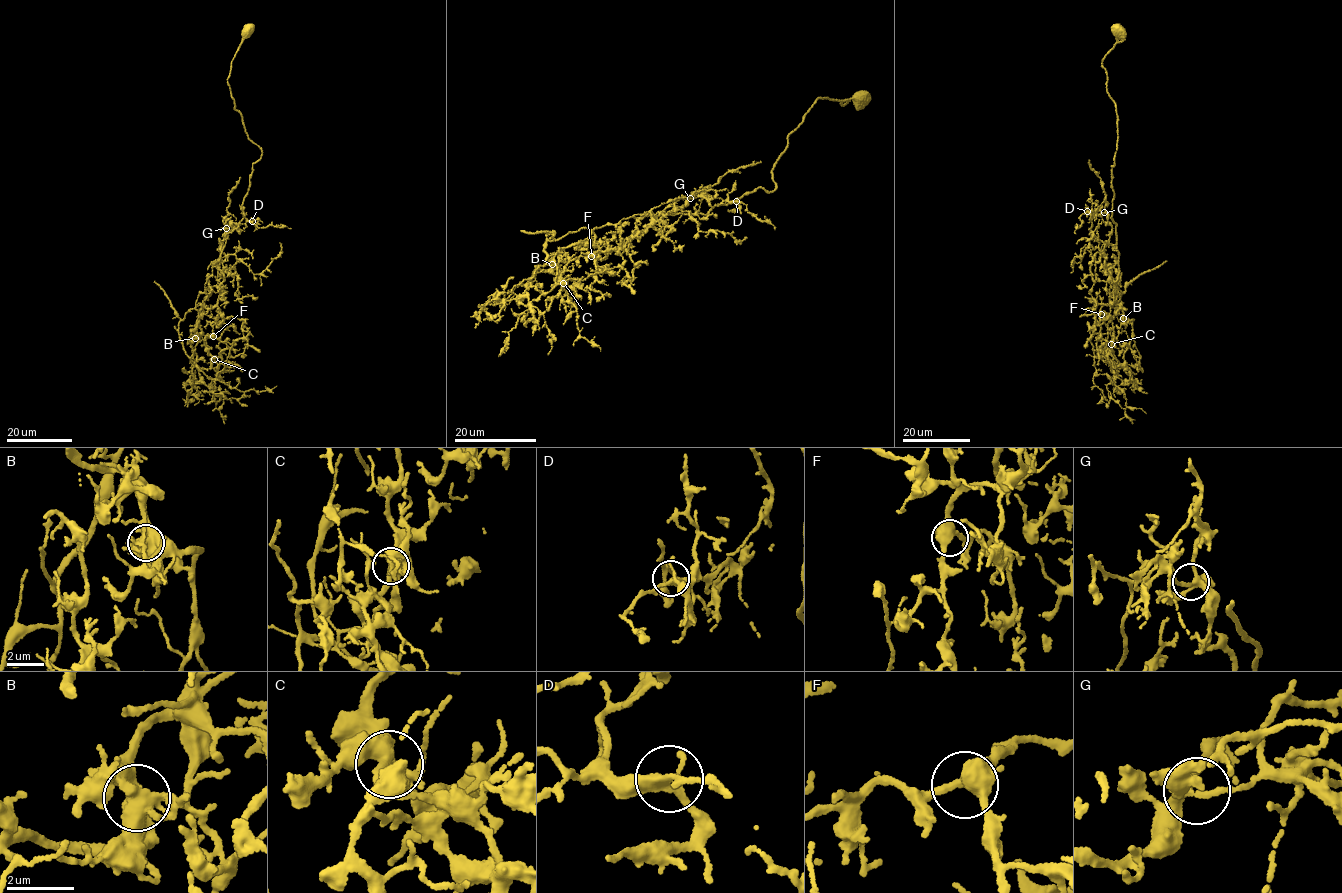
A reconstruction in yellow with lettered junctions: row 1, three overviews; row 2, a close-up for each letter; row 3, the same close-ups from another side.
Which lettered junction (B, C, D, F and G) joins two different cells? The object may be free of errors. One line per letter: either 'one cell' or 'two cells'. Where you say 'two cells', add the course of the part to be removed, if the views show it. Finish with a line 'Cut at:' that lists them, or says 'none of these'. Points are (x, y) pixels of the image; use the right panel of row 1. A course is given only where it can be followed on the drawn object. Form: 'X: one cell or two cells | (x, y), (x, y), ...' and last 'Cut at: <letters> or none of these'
B: two cells | (1123, 318), (1120, 305), (1110, 299), (1109, 281), (1123, 292), (1097, 351), (1126, 406), (1146, 413)
C: one cell
D: one cell
F: one cell
G: one cell
Cut at: B

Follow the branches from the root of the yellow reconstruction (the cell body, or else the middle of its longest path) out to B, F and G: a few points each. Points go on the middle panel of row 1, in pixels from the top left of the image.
B: (859, 98), (815, 101), (773, 165), (771, 192), (668, 214), (608, 252), (579, 241), (552, 264)
F: (859, 98), (815, 101), (773, 165), (771, 192), (759, 187), (705, 215), (668, 214), (603, 259), (591, 256)
G: (859, 98), (815, 101), (773, 165), (771, 192), (668, 214), (621, 248), (690, 198)

